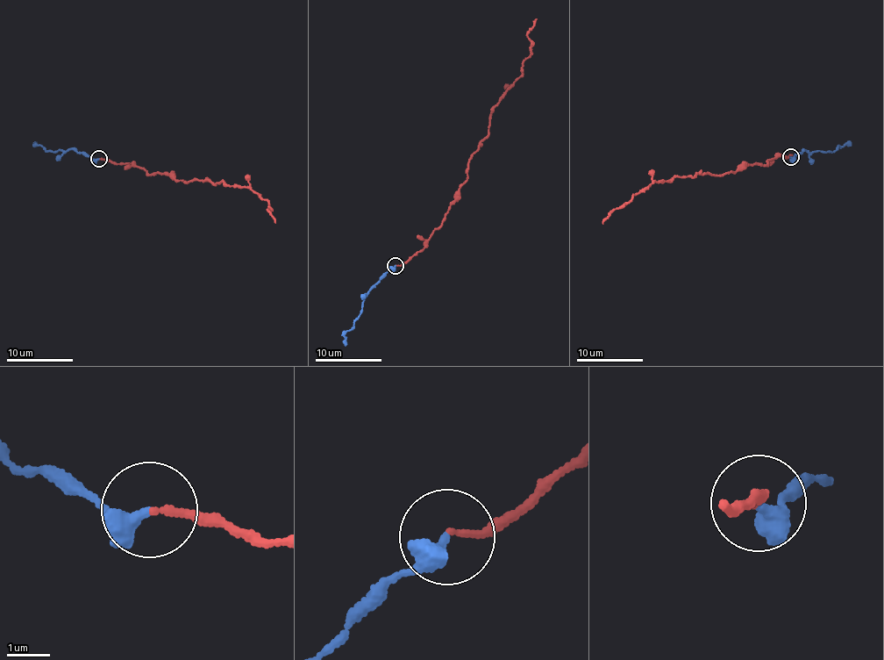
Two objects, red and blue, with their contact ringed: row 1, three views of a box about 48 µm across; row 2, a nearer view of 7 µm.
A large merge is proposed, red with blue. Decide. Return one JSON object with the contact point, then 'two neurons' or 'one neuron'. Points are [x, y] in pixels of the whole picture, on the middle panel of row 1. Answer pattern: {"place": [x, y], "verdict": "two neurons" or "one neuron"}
{"place": [395, 266], "verdict": "one neuron"}

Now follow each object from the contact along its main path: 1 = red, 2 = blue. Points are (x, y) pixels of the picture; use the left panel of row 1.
1: (98, 159), (132, 163), (150, 174), (165, 172), (182, 181), (245, 185), (267, 202), (275, 222)
2: (97, 159), (72, 148), (52, 152), (34, 142)

